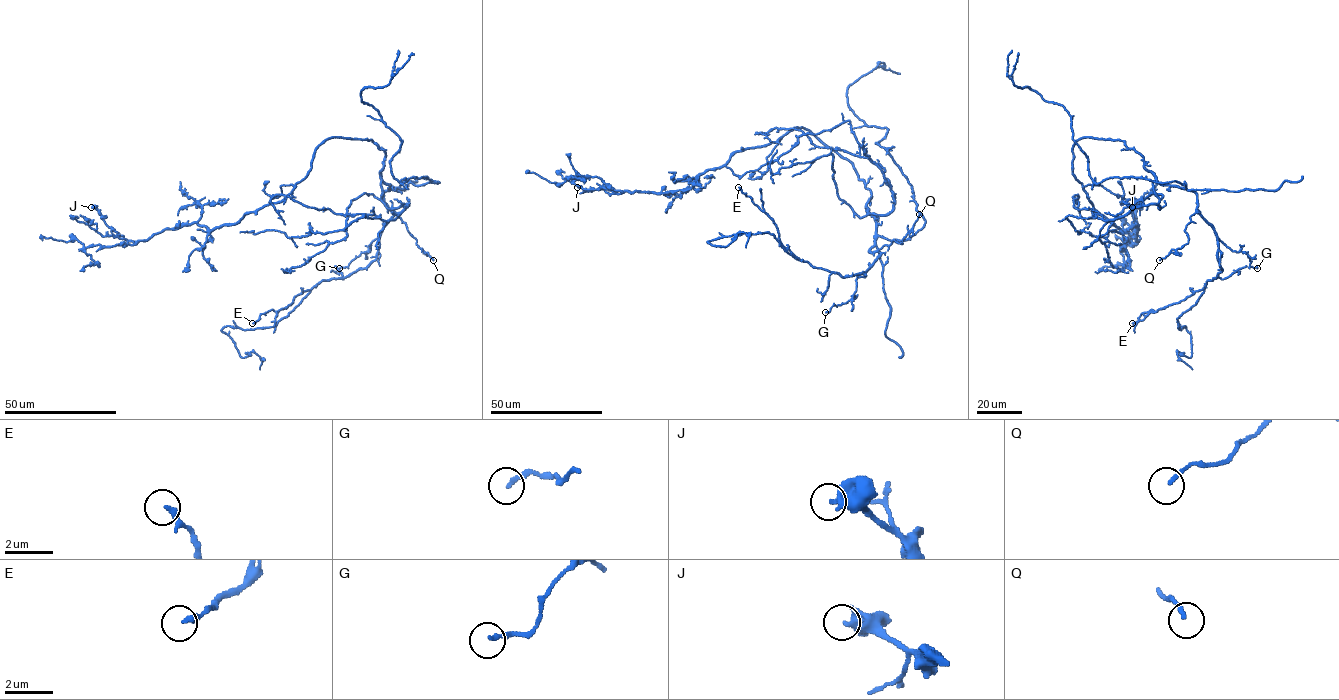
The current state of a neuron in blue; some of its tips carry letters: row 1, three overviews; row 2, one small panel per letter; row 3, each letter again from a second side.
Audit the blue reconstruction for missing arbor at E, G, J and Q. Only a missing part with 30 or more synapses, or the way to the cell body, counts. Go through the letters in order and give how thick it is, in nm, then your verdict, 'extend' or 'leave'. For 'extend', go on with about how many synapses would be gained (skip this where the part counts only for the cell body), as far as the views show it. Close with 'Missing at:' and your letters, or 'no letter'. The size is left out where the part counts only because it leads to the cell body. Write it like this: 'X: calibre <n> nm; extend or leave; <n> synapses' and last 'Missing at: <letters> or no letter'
E: calibre 220 nm; leave
G: calibre 200 nm; leave
J: calibre 440 nm; leave
Q: calibre 160 nm; leave
Missing at: no letter

